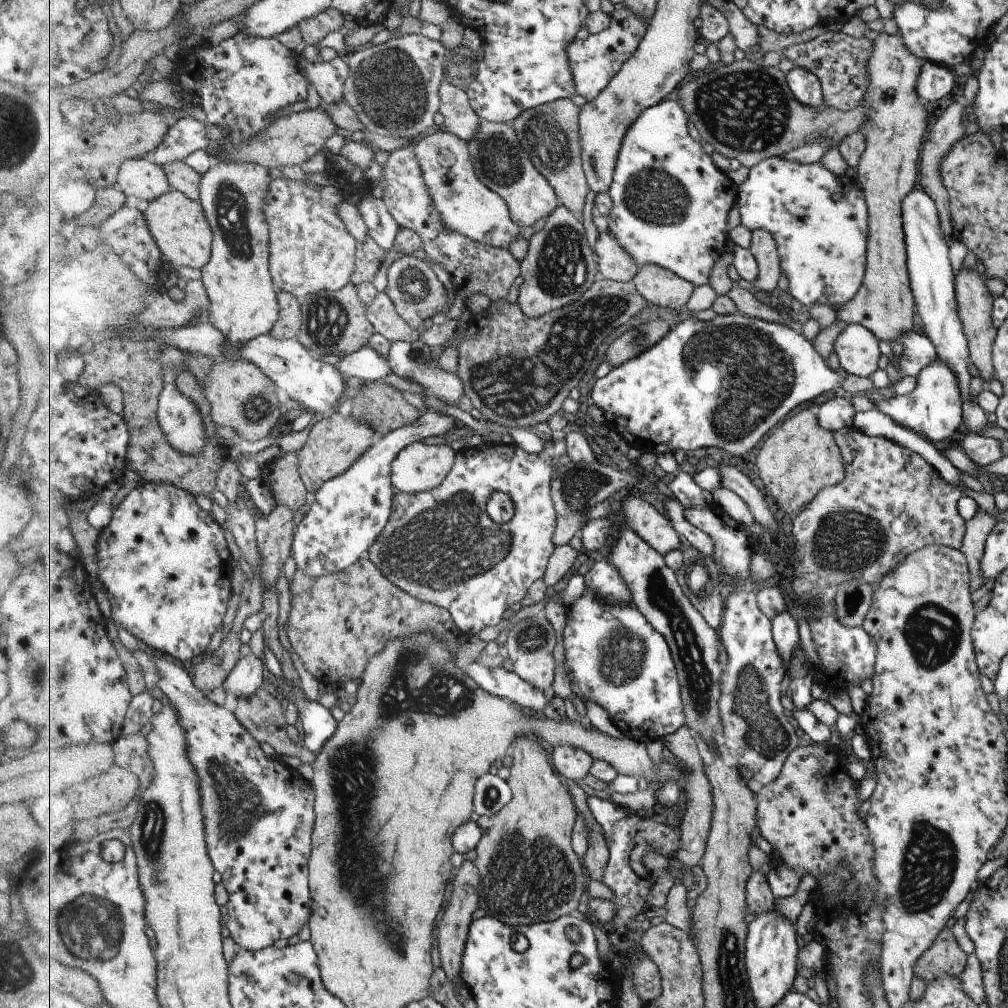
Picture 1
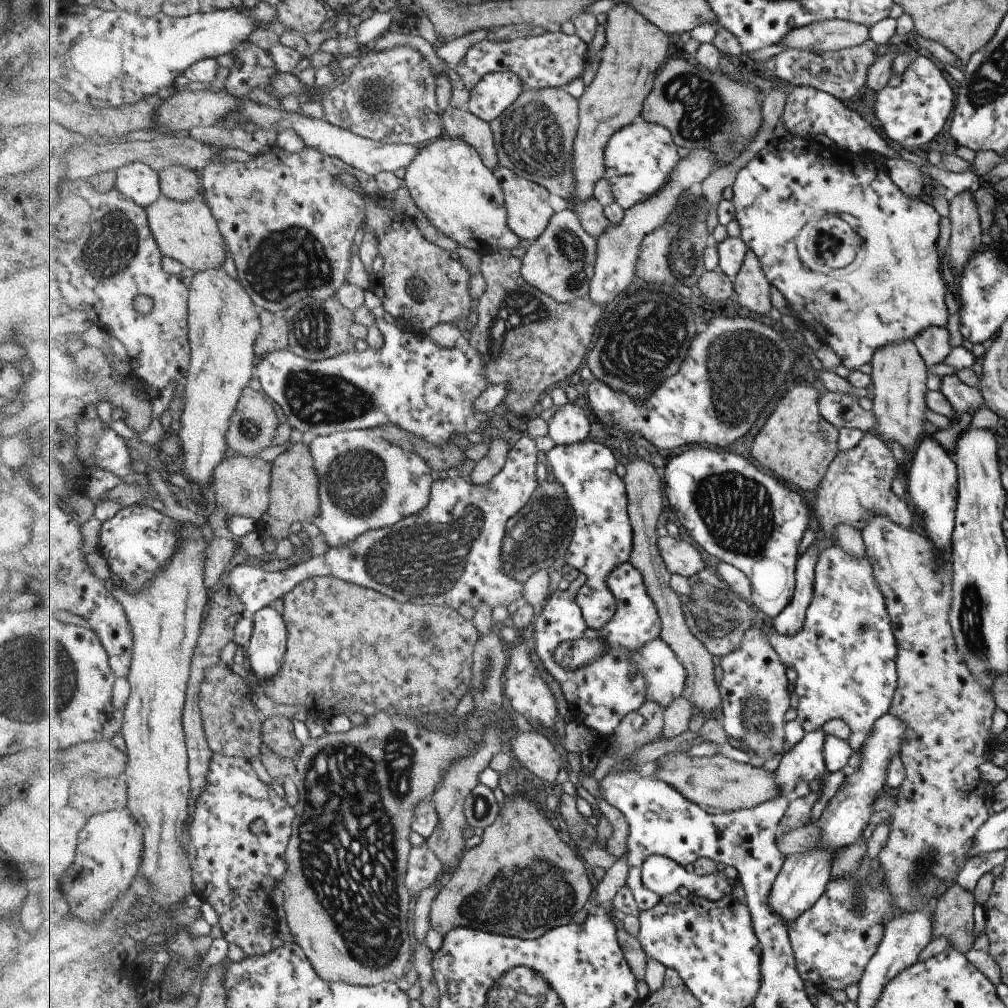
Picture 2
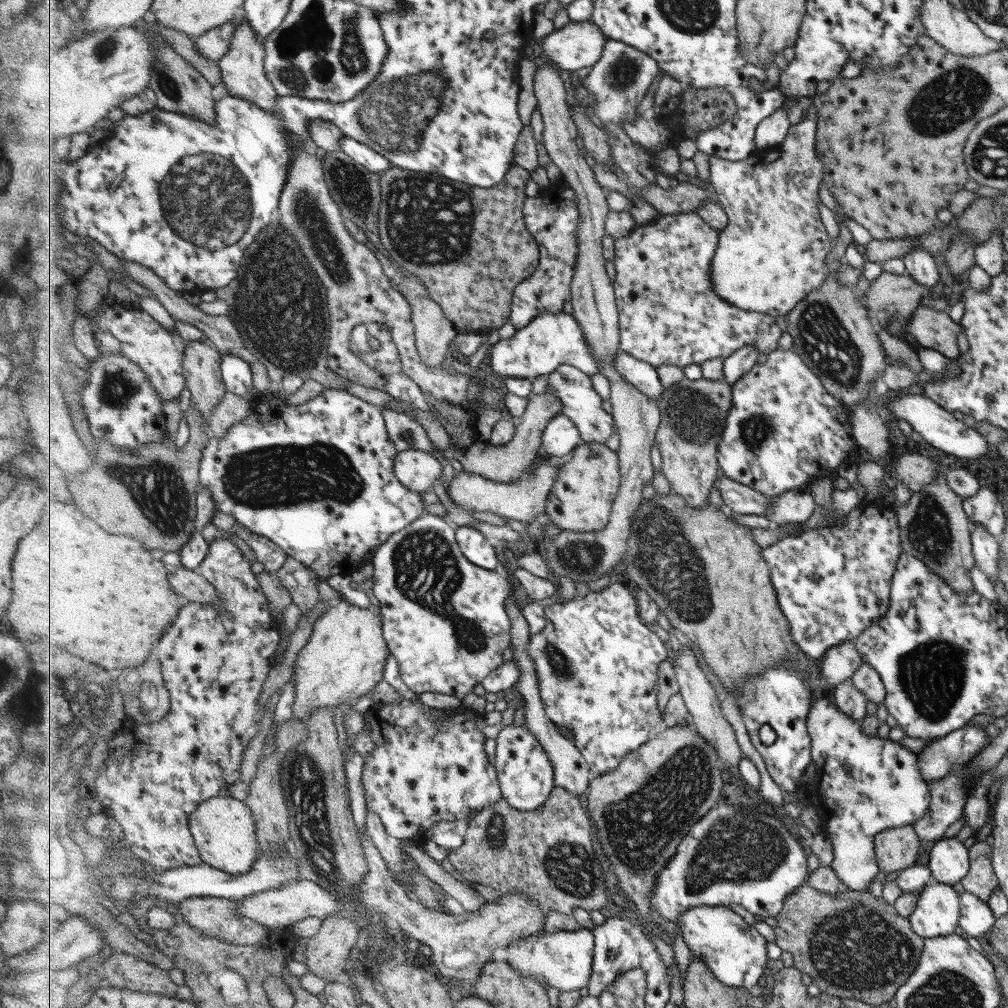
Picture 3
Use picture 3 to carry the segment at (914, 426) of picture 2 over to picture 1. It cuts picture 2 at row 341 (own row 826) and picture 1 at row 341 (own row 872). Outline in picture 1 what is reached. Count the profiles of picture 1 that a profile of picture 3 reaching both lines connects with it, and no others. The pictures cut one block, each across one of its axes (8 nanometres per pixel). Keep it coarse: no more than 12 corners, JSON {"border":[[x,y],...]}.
{"border":[[879,33],[864,62],[869,213],[861,288],[835,312],[879,340],[917,327],[900,204],[925,118],[919,60]]}

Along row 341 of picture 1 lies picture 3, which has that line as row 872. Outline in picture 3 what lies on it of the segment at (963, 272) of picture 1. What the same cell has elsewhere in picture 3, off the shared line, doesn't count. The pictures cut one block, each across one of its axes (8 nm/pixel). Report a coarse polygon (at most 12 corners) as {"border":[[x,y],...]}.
{"border":[[977,839],[967,849],[968,869],[959,884],[987,902],[998,886],[991,848]]}

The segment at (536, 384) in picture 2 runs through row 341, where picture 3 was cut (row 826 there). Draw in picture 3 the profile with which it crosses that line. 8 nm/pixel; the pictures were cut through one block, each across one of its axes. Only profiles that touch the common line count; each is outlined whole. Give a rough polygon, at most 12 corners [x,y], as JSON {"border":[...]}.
{"border":[[556,787],[534,811],[503,798],[448,859],[489,903],[545,914],[609,902],[593,824]]}

